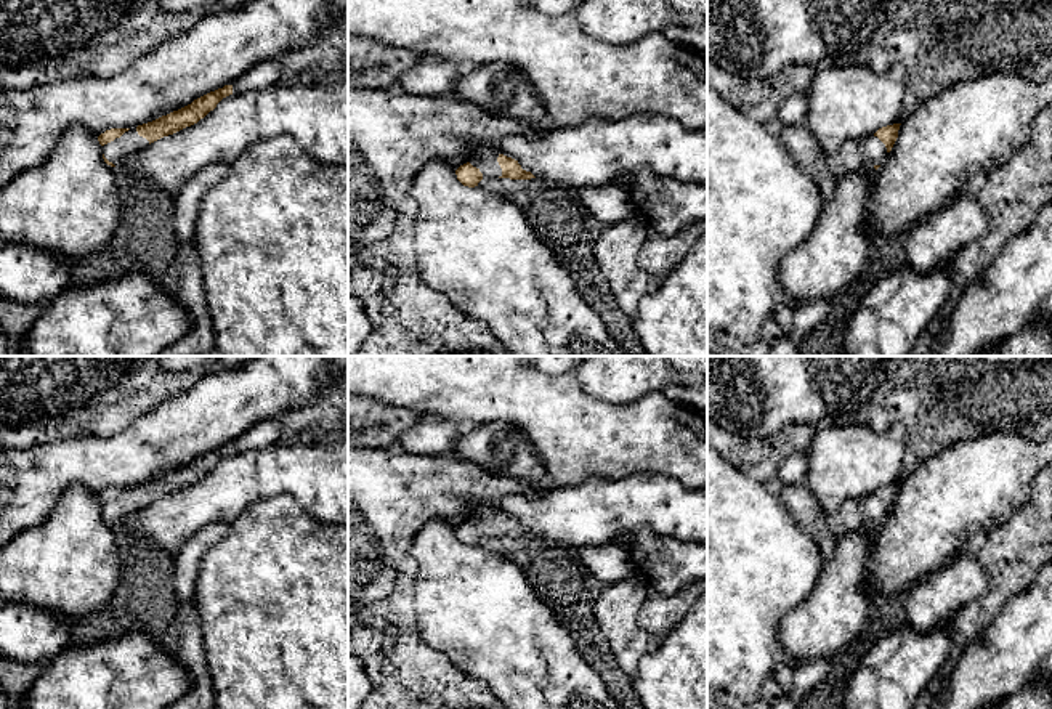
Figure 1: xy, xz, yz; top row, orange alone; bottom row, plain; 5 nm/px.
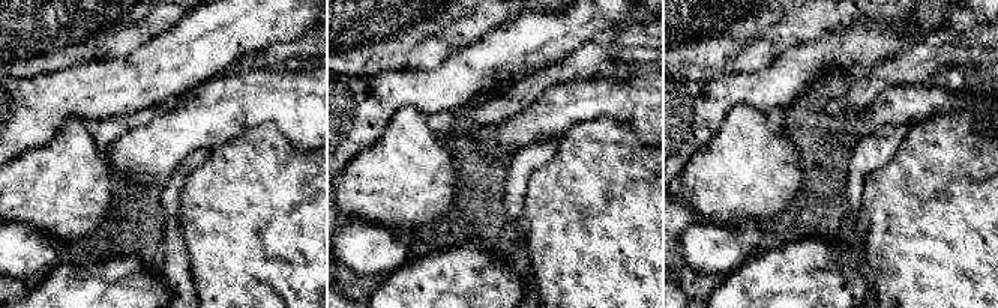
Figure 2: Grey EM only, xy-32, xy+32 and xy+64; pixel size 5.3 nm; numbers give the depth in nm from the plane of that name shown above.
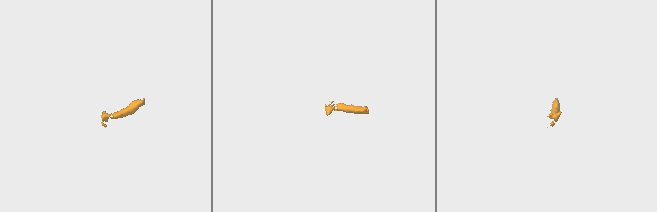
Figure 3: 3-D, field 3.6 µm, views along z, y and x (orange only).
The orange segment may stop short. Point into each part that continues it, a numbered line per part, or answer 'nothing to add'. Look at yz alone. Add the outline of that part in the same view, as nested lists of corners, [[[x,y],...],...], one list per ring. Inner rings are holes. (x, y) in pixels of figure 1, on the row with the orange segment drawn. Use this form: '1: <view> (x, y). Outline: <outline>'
1: yz (852, 154). Outline: [[[871,135],[845,141],[836,154],[827,156],[827,165],[839,181],[860,170],[864,164],[882,165],[887,154],[885,144]]]

